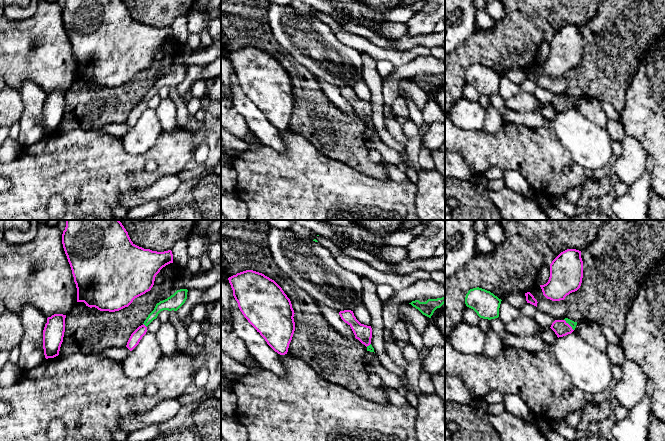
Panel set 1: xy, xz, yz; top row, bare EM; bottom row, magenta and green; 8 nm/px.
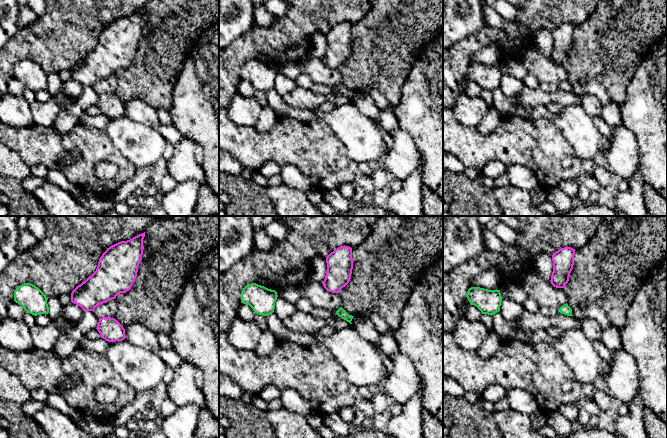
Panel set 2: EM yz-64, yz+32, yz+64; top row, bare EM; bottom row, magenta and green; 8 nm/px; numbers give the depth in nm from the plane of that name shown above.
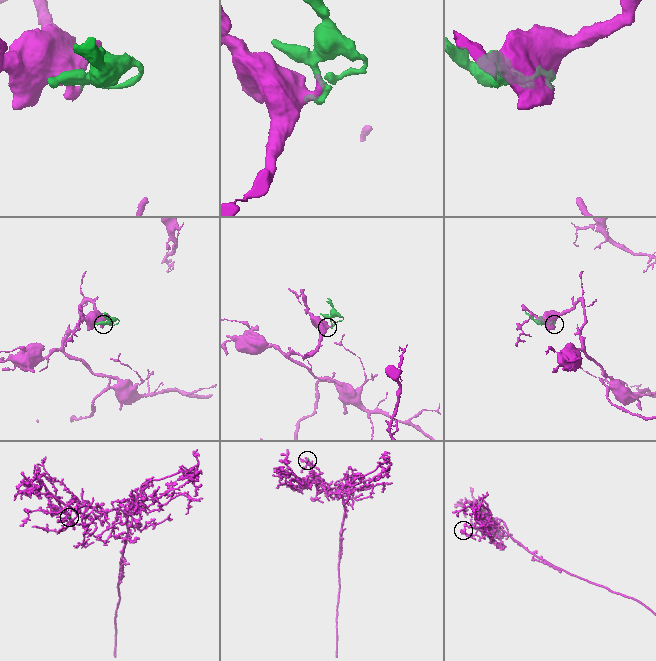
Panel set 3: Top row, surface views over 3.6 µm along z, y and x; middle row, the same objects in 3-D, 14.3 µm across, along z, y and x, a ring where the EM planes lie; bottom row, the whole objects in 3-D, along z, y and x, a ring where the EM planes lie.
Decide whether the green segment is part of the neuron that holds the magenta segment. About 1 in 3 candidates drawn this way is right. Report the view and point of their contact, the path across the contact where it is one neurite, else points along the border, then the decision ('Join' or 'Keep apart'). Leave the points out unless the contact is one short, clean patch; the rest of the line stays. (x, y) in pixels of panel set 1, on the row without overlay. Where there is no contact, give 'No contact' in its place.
Touches magenta at yz (569, 101). Boundary: yz (564, 95), (573, 106). Keep apart

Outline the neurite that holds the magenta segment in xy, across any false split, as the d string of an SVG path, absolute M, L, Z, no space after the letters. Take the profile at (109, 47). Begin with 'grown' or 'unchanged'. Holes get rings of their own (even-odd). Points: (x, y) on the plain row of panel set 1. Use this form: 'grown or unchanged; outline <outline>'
unchanged; outline M66 0L65 6L62 10L62 20L67 32L68 38L70 40L72 50L74 53L74 58L77 64L77 78L84 78L86 82L92 84L95 83L100 87L115 88L119 87L125 83L128 83L135 74L145 70L150 67L154 61L155 53L160 48L160 46L166 41L173 39L173 30L171 26L164 28L152 27L150 25L144 25L135 21L126 5L122 0Z

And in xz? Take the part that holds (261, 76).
unchanged; outline M253 46L237 49L228 56L244 93L275 128L287 130L295 107L295 89L282 64Z

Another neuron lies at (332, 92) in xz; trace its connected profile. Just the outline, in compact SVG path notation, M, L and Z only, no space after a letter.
M317 79L321 89L323 90L325 96L336 106L338 107L343 113L346 114L355 114L355 111L347 99L345 99L340 91L339 88L328 83L323 79Z

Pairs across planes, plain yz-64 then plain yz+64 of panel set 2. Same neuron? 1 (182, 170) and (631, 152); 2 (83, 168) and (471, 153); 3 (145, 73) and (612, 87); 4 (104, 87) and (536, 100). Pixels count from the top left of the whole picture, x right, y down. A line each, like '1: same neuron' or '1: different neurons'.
1: same neuron
2: same neuron
3: same neuron
4: different neurons

